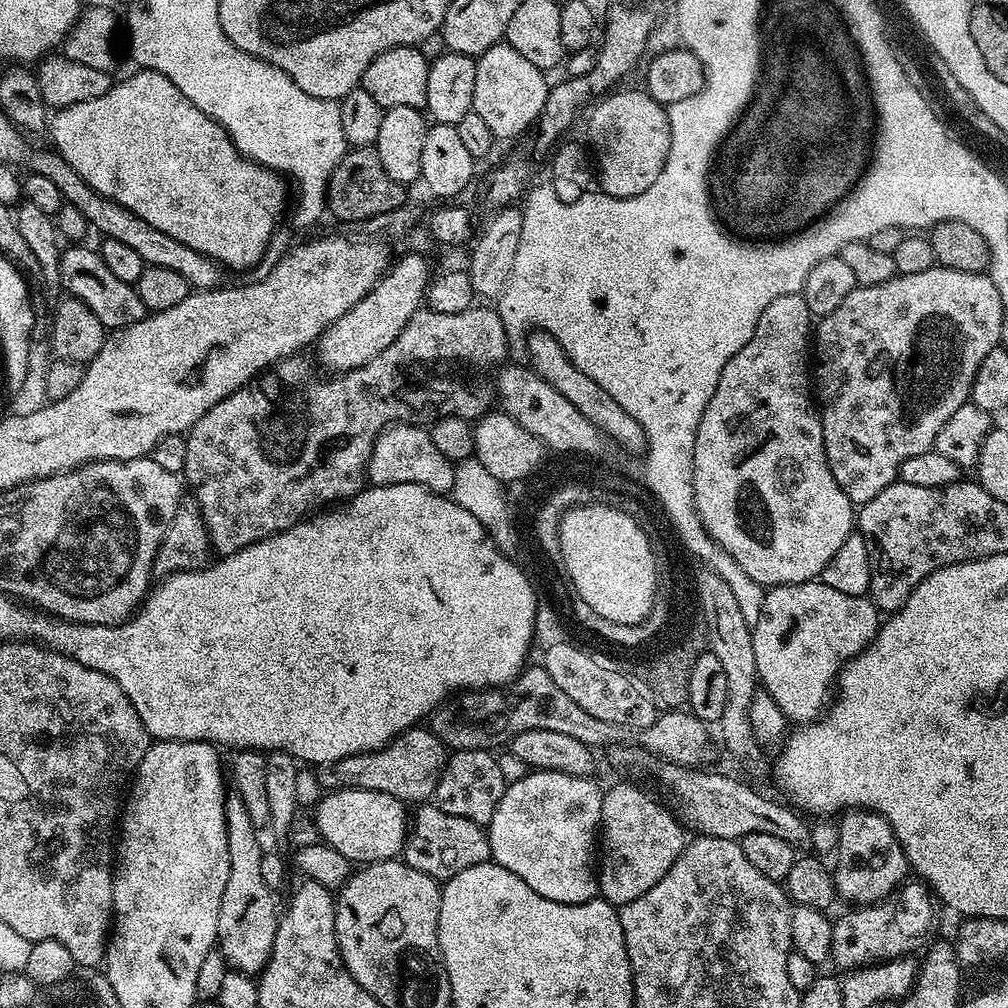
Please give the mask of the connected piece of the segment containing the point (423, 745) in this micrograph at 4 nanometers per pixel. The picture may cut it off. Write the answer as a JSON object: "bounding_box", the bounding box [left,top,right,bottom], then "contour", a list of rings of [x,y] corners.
{"bounding_box":[318,726,449,802],"contour":[[[417,726],[397,736],[377,752],[363,752],[325,767],[318,779],[324,790],[361,788],[378,790],[405,802],[428,802],[436,795],[438,778],[442,778],[449,755],[449,749],[434,735],[431,727]]]}

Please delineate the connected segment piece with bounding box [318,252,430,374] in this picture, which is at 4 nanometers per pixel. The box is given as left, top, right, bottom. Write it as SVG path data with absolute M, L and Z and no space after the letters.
M412 252L409 256L404 256L400 261L393 263L388 271L377 280L376 285L338 322L334 322L328 328L325 328L318 341L320 348L320 360L329 369L332 374L349 372L358 366L366 366L370 358L378 358L398 334L410 322L410 318L422 307L422 301L425 299L430 275L428 276L428 260L418 253Z

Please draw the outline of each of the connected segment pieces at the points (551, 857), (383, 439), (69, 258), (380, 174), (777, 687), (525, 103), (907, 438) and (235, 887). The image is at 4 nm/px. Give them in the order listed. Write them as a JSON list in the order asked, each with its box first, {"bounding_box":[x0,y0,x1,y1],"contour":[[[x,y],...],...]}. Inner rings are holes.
[{"bounding_box":[486,770,602,904],"contour":[[[535,770],[527,774],[505,787],[502,802],[486,826],[492,860],[518,874],[542,898],[563,904],[597,899],[602,788],[586,776]]]},{"bounding_box":[367,422,456,493],"contour":[[[412,422],[391,425],[380,433],[374,442],[374,450],[368,459],[367,479],[373,485],[420,484],[431,492],[451,493],[454,486],[456,464],[438,450],[432,441],[432,433],[427,427]]]},{"bounding_box":[61,244,146,330],"contour":[[[72,244],[62,250],[61,278],[62,284],[73,299],[80,300],[94,310],[98,322],[102,322],[105,330],[125,328],[138,322],[146,314],[144,303],[138,298],[135,287],[110,271],[106,262],[102,262],[99,251],[84,247],[84,244]]]},{"bounding_box":[326,147,406,222],"contour":[[[349,147],[332,172],[328,183],[326,208],[331,215],[333,212],[340,220],[361,222],[402,206],[406,201],[404,192],[406,192],[405,185],[394,182],[394,178],[386,174],[386,166],[382,166],[382,158],[378,158],[375,147]]]},{"bounding_box":[751,578,881,725],"contour":[[[820,578],[769,587],[764,593],[762,614],[758,614],[758,622],[751,625],[756,675],[763,691],[778,702],[778,710],[782,710],[789,721],[796,720],[797,725],[812,723],[825,711],[840,671],[876,637],[881,623],[881,613],[868,596],[842,594],[842,590],[826,586]]]},{"bounding_box":[472,42,550,141],"contour":[[[506,42],[490,46],[490,50],[483,52],[476,60],[472,111],[478,114],[478,118],[485,120],[497,141],[512,140],[539,121],[548,101],[550,87],[550,80],[544,76],[547,75],[541,68],[534,66],[534,62],[527,58],[522,58],[522,54],[518,54],[518,50]]]},{"bounding_box":[814,266,1006,505],"contour":[[[937,266],[930,270],[922,270],[922,274],[897,274],[886,282],[861,284],[853,292],[846,294],[846,299],[843,300],[842,306],[838,306],[838,310],[819,317],[814,328],[814,392],[820,407],[820,424],[824,428],[824,449],[838,486],[842,486],[846,498],[850,498],[853,505],[870,502],[870,498],[882,494],[886,486],[896,483],[900,474],[900,464],[906,462],[906,458],[933,451],[938,430],[942,430],[943,424],[950,419],[950,414],[954,414],[954,410],[958,410],[958,406],[969,403],[974,374],[978,366],[982,366],[982,358],[986,358],[990,350],[998,347],[1002,334],[1002,318],[1005,314],[1006,305],[1002,302],[998,290],[994,290],[991,275]]]},{"bounding_box":[216,794,278,974],"contour":[[[235,794],[224,797],[226,814],[226,846],[230,850],[230,878],[226,878],[226,890],[222,890],[222,906],[218,910],[216,943],[229,969],[240,974],[263,972],[272,957],[274,934],[278,923],[278,908],[274,889],[266,886],[262,878],[262,858],[256,837],[258,826],[250,814],[246,814],[246,802]],[[253,972],[253,973],[252,973]]]}]

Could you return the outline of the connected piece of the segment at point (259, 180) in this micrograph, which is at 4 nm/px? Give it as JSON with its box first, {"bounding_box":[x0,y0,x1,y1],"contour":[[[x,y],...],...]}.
{"bounding_box":[51,70,290,269],"contour":[[[136,70],[125,80],[117,79],[102,98],[59,109],[51,117],[51,132],[51,147],[94,191],[136,212],[138,218],[146,218],[162,234],[186,242],[190,250],[206,254],[225,269],[252,268],[263,258],[284,203],[290,200],[290,188],[281,173],[243,156],[223,126],[198,110],[161,72]]]}

